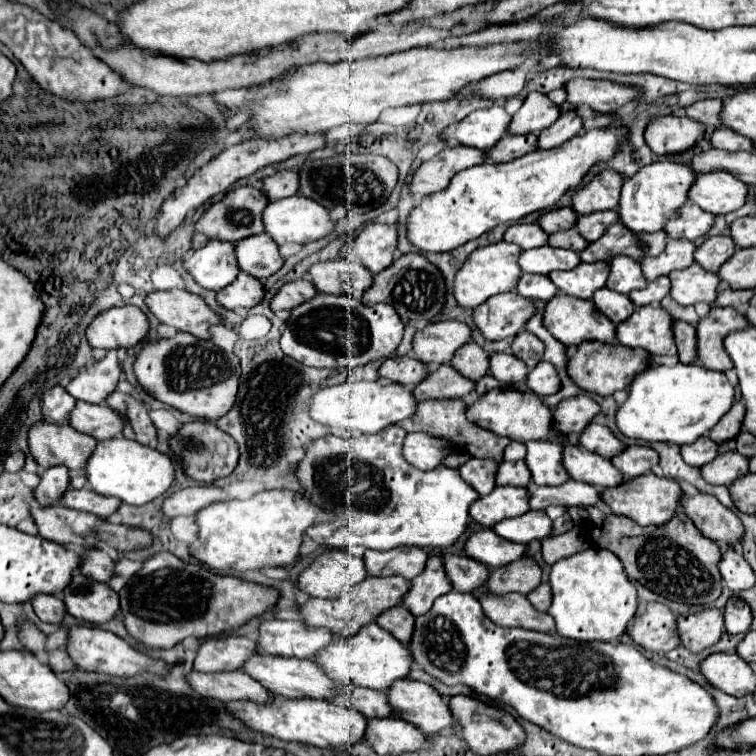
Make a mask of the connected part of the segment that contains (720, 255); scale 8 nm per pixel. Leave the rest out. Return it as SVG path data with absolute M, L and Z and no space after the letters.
M711 236L695 252L695 262L705 270L717 272L735 254L735 242L729 236Z

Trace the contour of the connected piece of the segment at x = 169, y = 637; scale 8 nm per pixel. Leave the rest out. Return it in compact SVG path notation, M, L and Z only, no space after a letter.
M169 552L149 558L119 596L127 632L149 648L171 648L187 636L209 638L237 630L251 618L271 610L279 600L279 592L271 586L259 586L235 576L219 576L197 564L187 564Z

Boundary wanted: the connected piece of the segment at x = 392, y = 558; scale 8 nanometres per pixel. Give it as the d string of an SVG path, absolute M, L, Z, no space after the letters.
M403 548L391 552L365 550L365 568L369 576L403 576L413 580L425 570L429 554L423 548Z

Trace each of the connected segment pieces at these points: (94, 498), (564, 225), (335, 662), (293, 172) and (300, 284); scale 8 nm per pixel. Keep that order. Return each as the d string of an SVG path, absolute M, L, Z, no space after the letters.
M87 488L69 490L63 496L61 504L67 508L73 508L73 510L85 510L85 512L97 514L99 518L109 518L121 506L119 498L107 498L107 496L95 494L93 490L87 490Z
M557 208L557 210L543 212L541 220L539 220L543 230L547 230L549 234L575 228L575 222L577 222L577 212L573 208Z
M371 622L349 640L339 640L335 646L323 650L323 654L317 654L315 662L323 666L323 670L327 670L327 674L331 674L339 682L349 678L355 686L387 692L393 682L409 678L413 656L407 646L403 646L397 638L393 638L391 632Z
M297 168L279 170L273 176L265 178L261 188L267 192L267 196L271 200L281 200L281 198L293 196L299 190L299 170Z
M293 280L281 286L277 296L271 300L271 310L293 310L295 306L311 300L317 294L317 288L309 280Z

